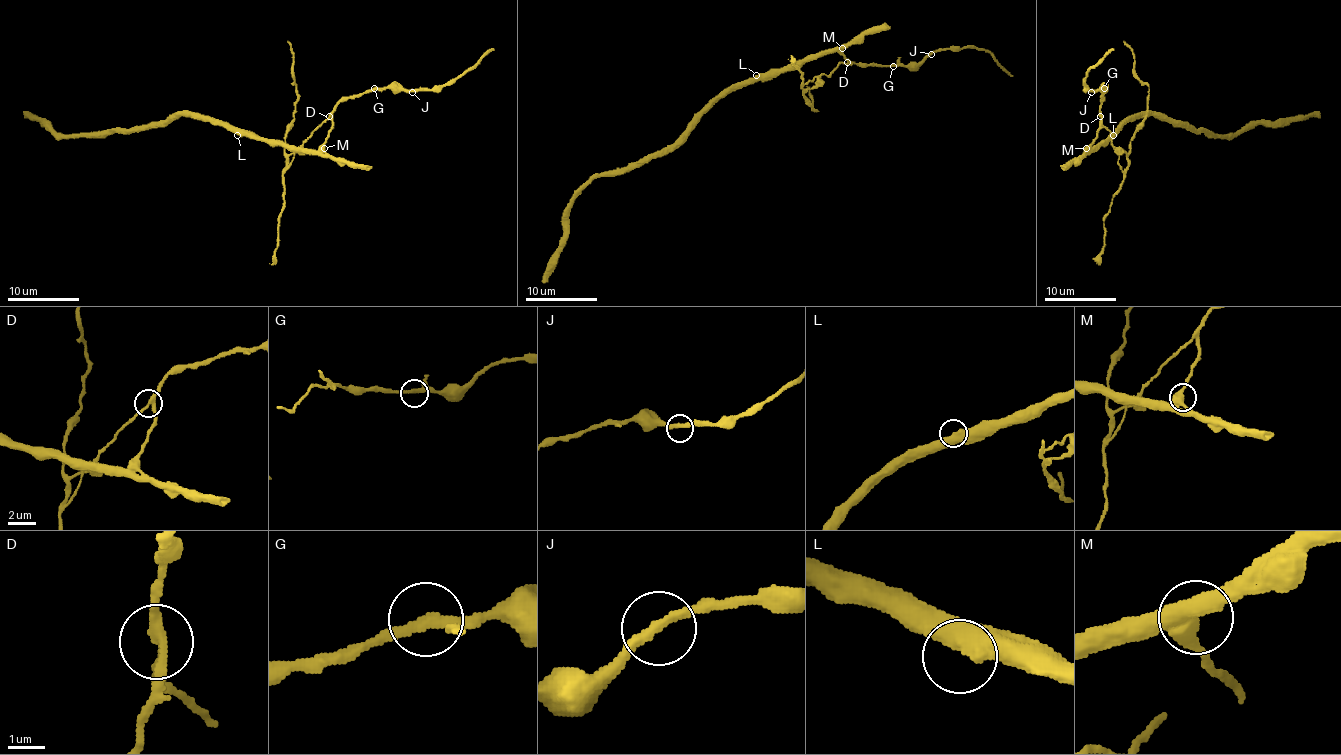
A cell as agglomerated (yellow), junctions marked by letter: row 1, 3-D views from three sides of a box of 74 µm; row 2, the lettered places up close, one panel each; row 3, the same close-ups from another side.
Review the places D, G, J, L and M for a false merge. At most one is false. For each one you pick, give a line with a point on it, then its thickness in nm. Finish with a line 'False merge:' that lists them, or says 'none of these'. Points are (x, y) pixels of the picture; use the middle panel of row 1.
D: Place: (847, 62). Thickness 240 nm
False merge: D

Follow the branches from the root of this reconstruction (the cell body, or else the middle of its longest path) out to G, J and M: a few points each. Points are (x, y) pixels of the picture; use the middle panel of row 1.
G: (759, 79), (770, 79), (781, 72), (794, 70), (830, 52), (839, 52), (850, 63), (893, 66)
J: (759, 79), (794, 70), (830, 52), (839, 52), (850, 63), (868, 65), (922, 63), (931, 54)
M: (759, 79), (770, 79), (842, 48)

